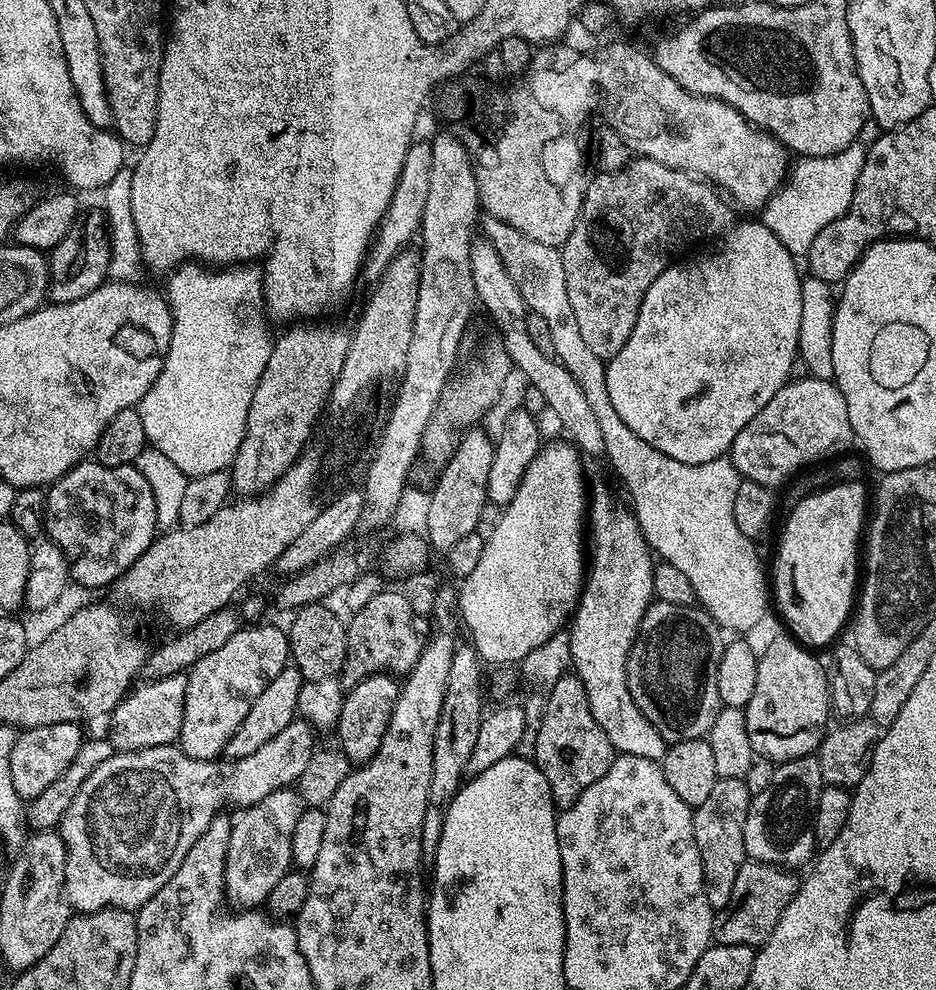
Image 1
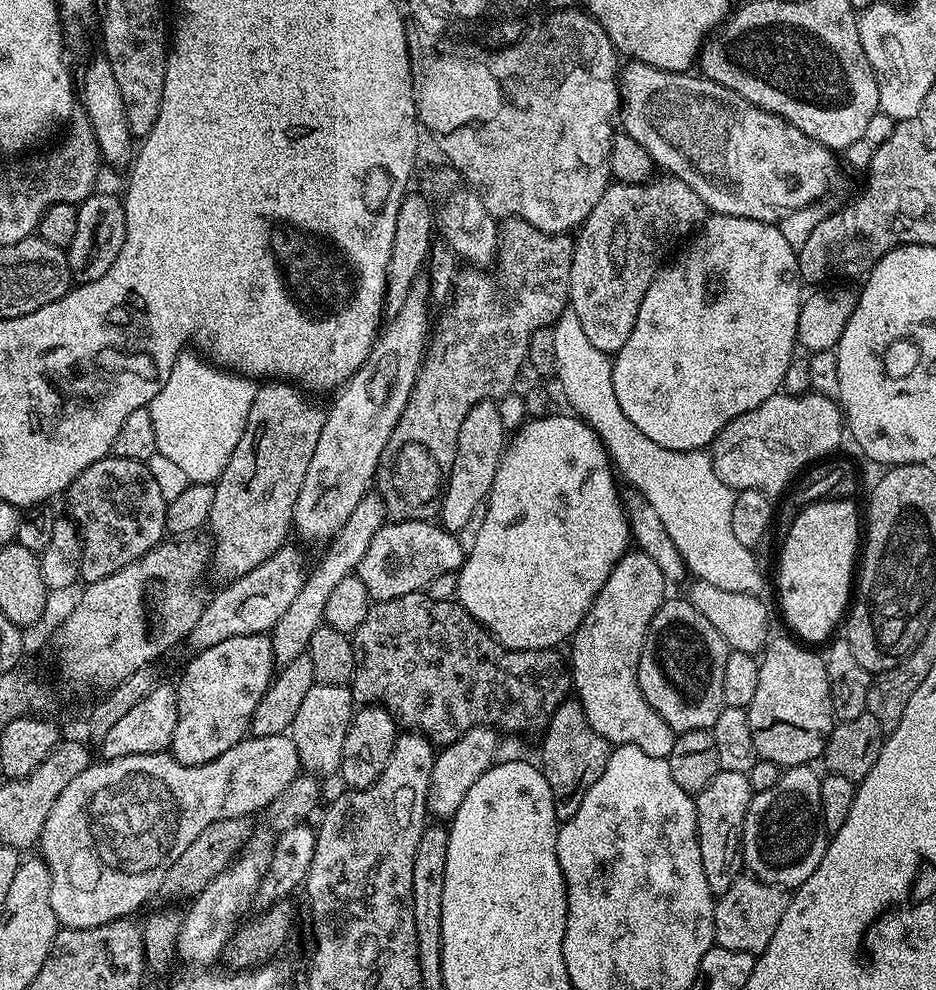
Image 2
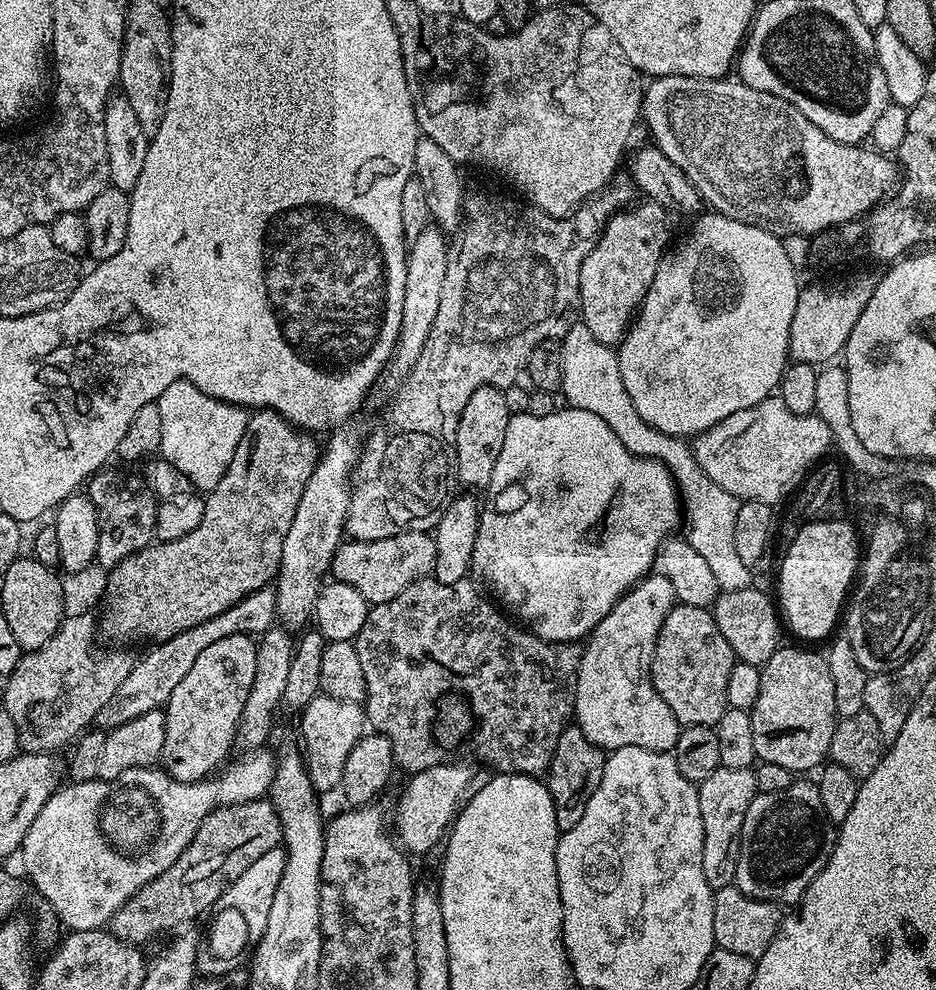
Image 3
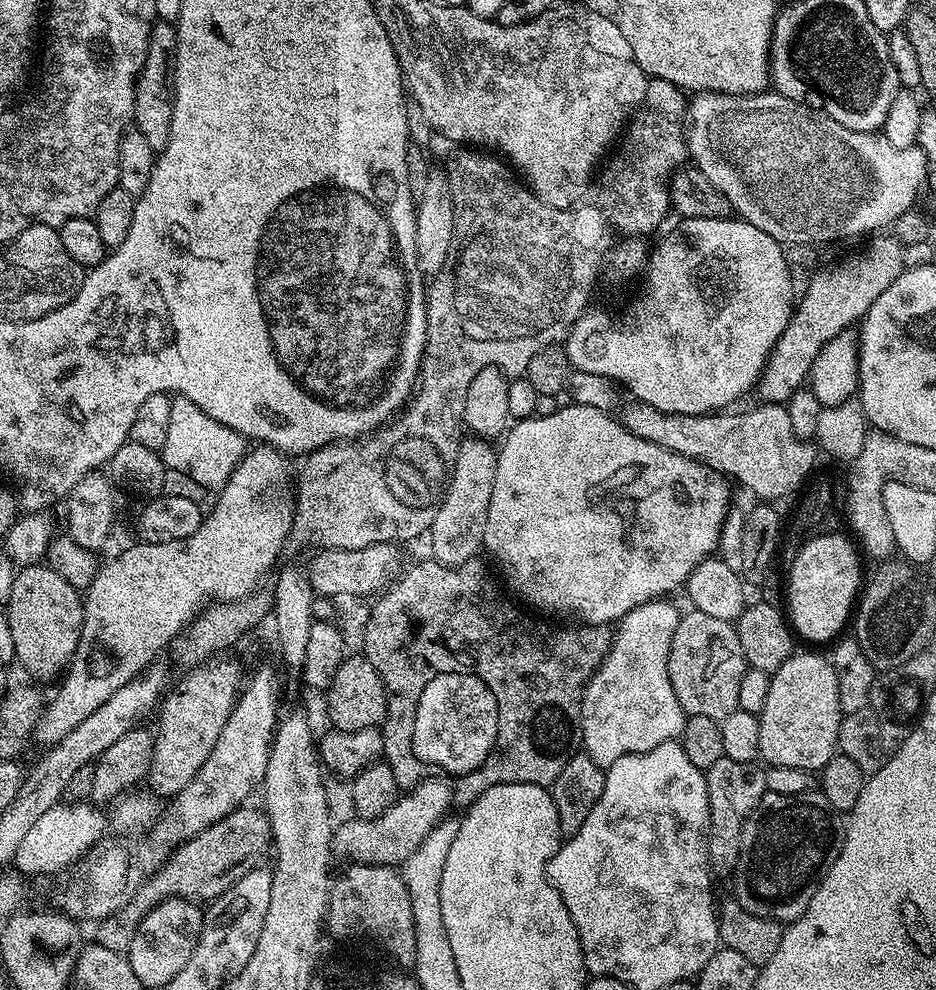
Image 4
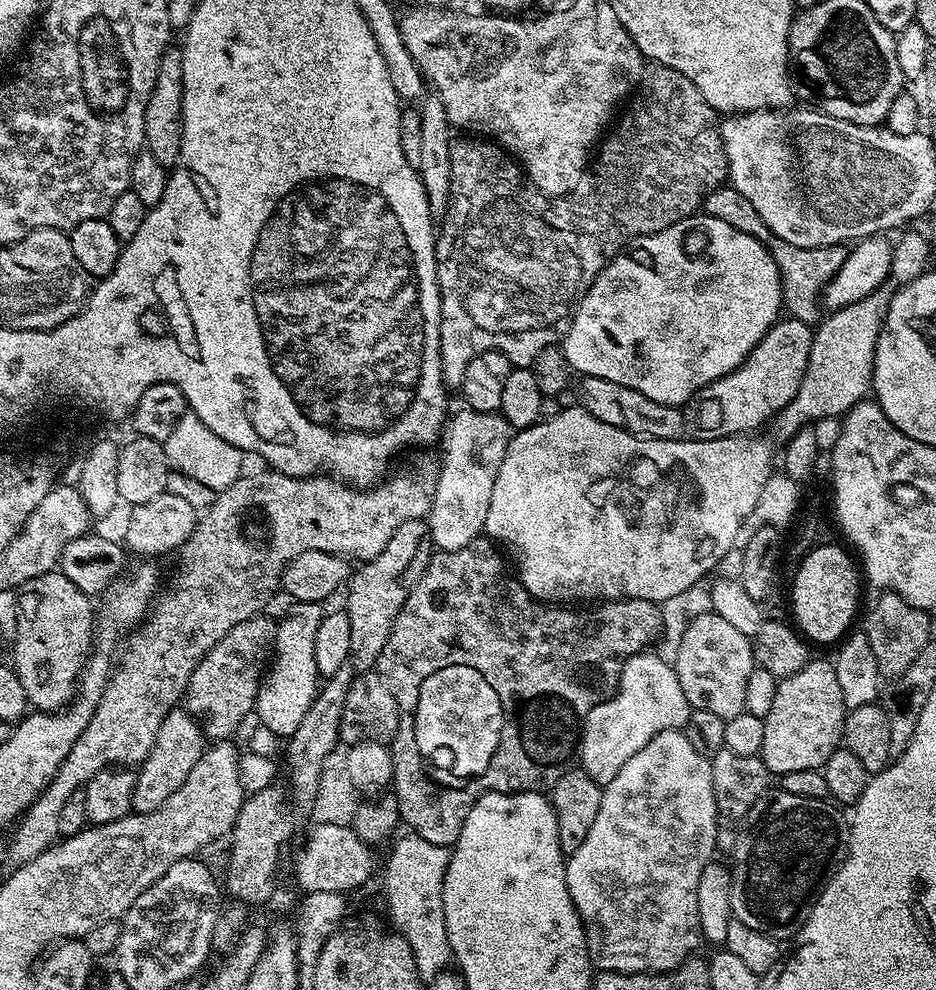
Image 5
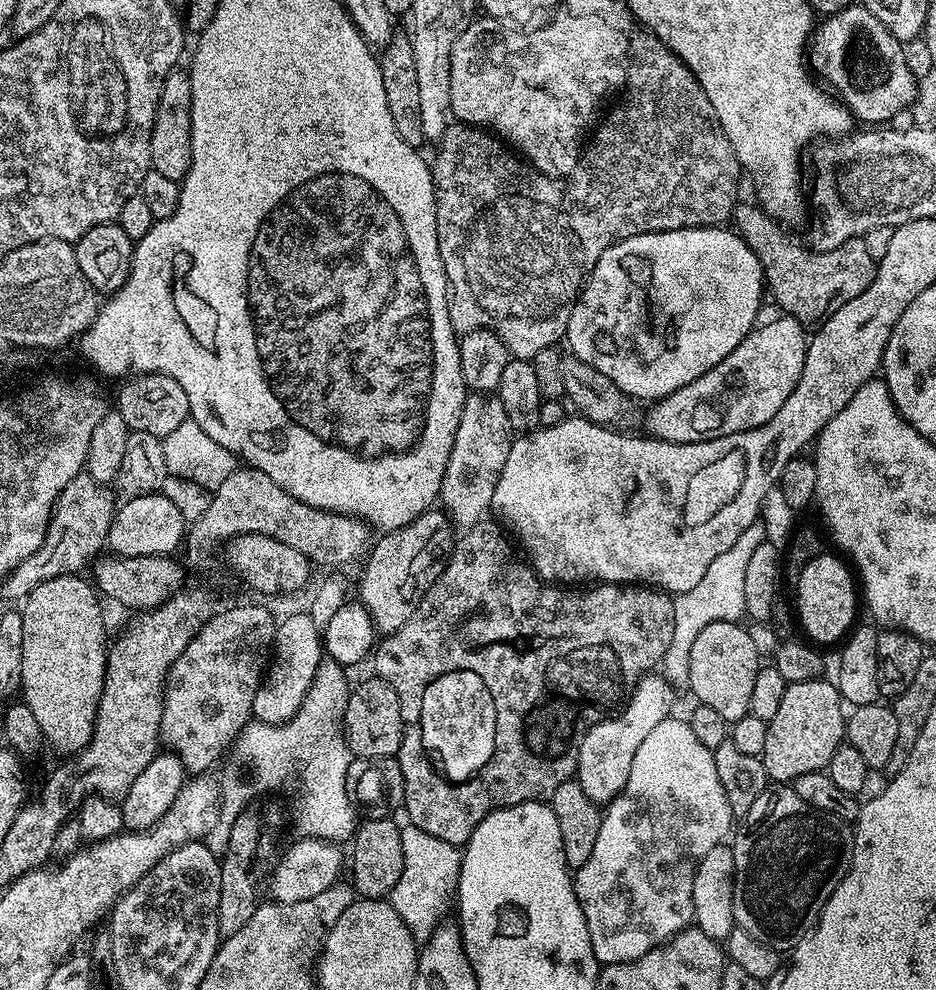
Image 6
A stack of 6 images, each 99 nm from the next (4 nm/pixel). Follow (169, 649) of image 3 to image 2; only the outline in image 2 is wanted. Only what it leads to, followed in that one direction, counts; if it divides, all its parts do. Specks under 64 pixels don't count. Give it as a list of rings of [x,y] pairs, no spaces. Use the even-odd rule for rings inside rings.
[[[289,542],[278,549],[262,566],[256,566],[250,573],[243,575],[242,578],[229,581],[217,595],[216,593],[205,603],[202,617],[191,631],[189,641],[193,643],[195,649],[209,648],[224,642],[226,638],[242,637],[249,634],[269,633],[278,619],[286,614],[287,607],[298,596],[301,586],[304,584],[306,575],[306,564],[304,568],[304,554],[295,543]]]

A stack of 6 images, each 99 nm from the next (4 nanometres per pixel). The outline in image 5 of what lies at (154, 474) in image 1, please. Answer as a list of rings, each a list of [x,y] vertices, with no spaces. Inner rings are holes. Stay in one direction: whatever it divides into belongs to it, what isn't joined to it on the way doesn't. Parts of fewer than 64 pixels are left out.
[[[186,414],[174,426],[174,430],[163,441],[164,452],[167,456],[169,469],[166,478],[166,490],[178,498],[190,502],[190,506],[197,510],[207,510],[216,501],[217,493],[208,488],[223,490],[240,479],[240,459],[242,453],[239,448],[228,444],[214,430],[210,430],[197,416]],[[176,468],[180,472],[176,472]],[[184,475],[184,476],[183,476]]]

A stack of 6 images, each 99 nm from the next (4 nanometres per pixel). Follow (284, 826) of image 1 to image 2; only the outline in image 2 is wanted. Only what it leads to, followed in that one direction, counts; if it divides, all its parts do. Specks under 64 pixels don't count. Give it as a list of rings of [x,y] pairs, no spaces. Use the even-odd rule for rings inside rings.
[[[253,835],[251,839],[244,845],[244,851],[229,864],[226,870],[214,877],[214,879],[204,887],[197,896],[191,897],[188,913],[183,913],[180,922],[180,932],[176,935],[176,951],[177,957],[188,963],[188,966],[208,966],[212,959],[219,957],[224,949],[228,947],[233,934],[245,919],[244,911],[248,907],[253,907],[256,891],[262,882],[262,878],[266,874],[266,870],[270,866],[270,858],[272,857],[273,841],[267,840],[264,836]]]

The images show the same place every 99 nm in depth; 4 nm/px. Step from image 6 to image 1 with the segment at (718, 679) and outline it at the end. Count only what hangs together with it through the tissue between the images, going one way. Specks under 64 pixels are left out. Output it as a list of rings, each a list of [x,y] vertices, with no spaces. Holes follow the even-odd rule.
[[[656,600],[642,618],[640,632],[636,635],[626,666],[630,698],[634,698],[634,706],[642,710],[650,726],[654,726],[654,730],[658,730],[669,744],[707,737],[710,726],[714,726],[714,718],[722,707],[718,698],[718,662],[722,658],[725,641],[720,640],[720,635],[720,625],[703,608],[690,604],[674,606],[670,602]]]

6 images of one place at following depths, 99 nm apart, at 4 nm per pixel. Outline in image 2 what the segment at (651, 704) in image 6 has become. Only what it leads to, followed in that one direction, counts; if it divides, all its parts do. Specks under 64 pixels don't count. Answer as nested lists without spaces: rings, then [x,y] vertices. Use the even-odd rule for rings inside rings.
[[[629,550],[610,570],[610,578],[597,594],[592,608],[570,637],[570,684],[575,699],[586,710],[586,722],[608,740],[609,745],[629,744],[654,758],[667,758],[677,733],[646,702],[638,686],[638,658],[654,614],[666,599],[665,578],[657,563],[644,551]]]

